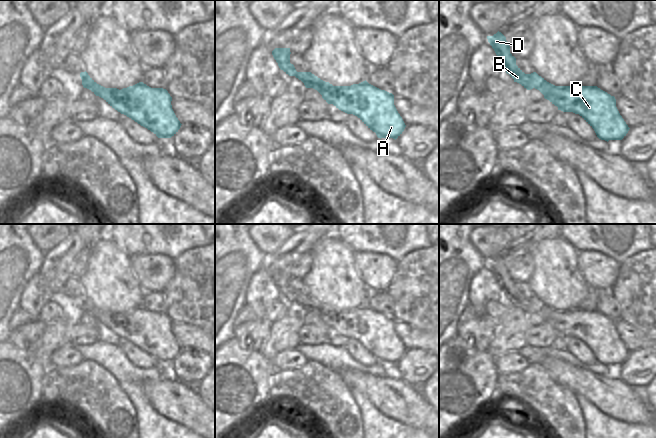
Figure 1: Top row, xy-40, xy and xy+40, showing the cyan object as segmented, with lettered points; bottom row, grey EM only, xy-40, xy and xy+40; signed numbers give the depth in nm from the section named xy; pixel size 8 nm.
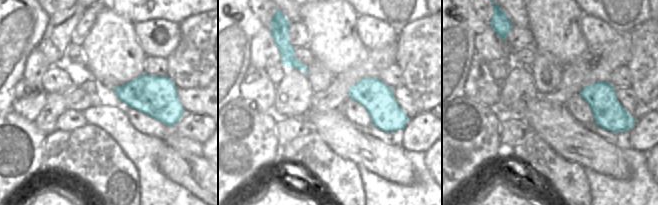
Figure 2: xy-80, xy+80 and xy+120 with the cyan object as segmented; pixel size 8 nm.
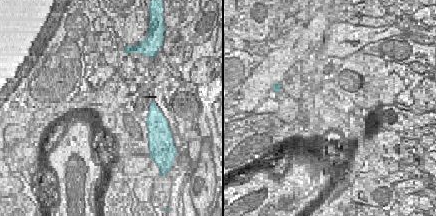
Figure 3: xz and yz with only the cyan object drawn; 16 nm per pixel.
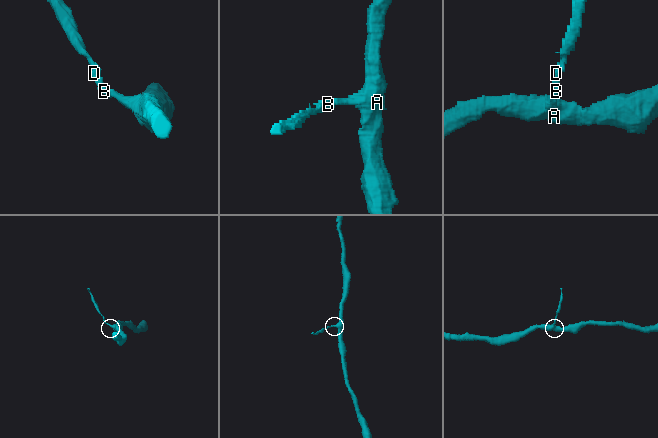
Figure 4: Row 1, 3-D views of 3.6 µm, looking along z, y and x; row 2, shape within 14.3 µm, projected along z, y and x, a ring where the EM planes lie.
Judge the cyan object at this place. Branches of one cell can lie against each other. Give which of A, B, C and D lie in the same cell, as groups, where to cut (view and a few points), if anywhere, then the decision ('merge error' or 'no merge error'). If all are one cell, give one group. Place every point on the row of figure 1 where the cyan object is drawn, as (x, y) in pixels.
A B C D; no cut; no merge error

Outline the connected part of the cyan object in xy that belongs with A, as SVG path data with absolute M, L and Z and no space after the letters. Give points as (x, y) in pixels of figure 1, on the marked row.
M275 48L272 55L289 76L301 80L306 88L317 90L322 98L339 110L357 116L378 138L397 139L406 125L394 105L394 95L366 80L351 86L333 86L312 74L297 72L290 63L290 48Z

